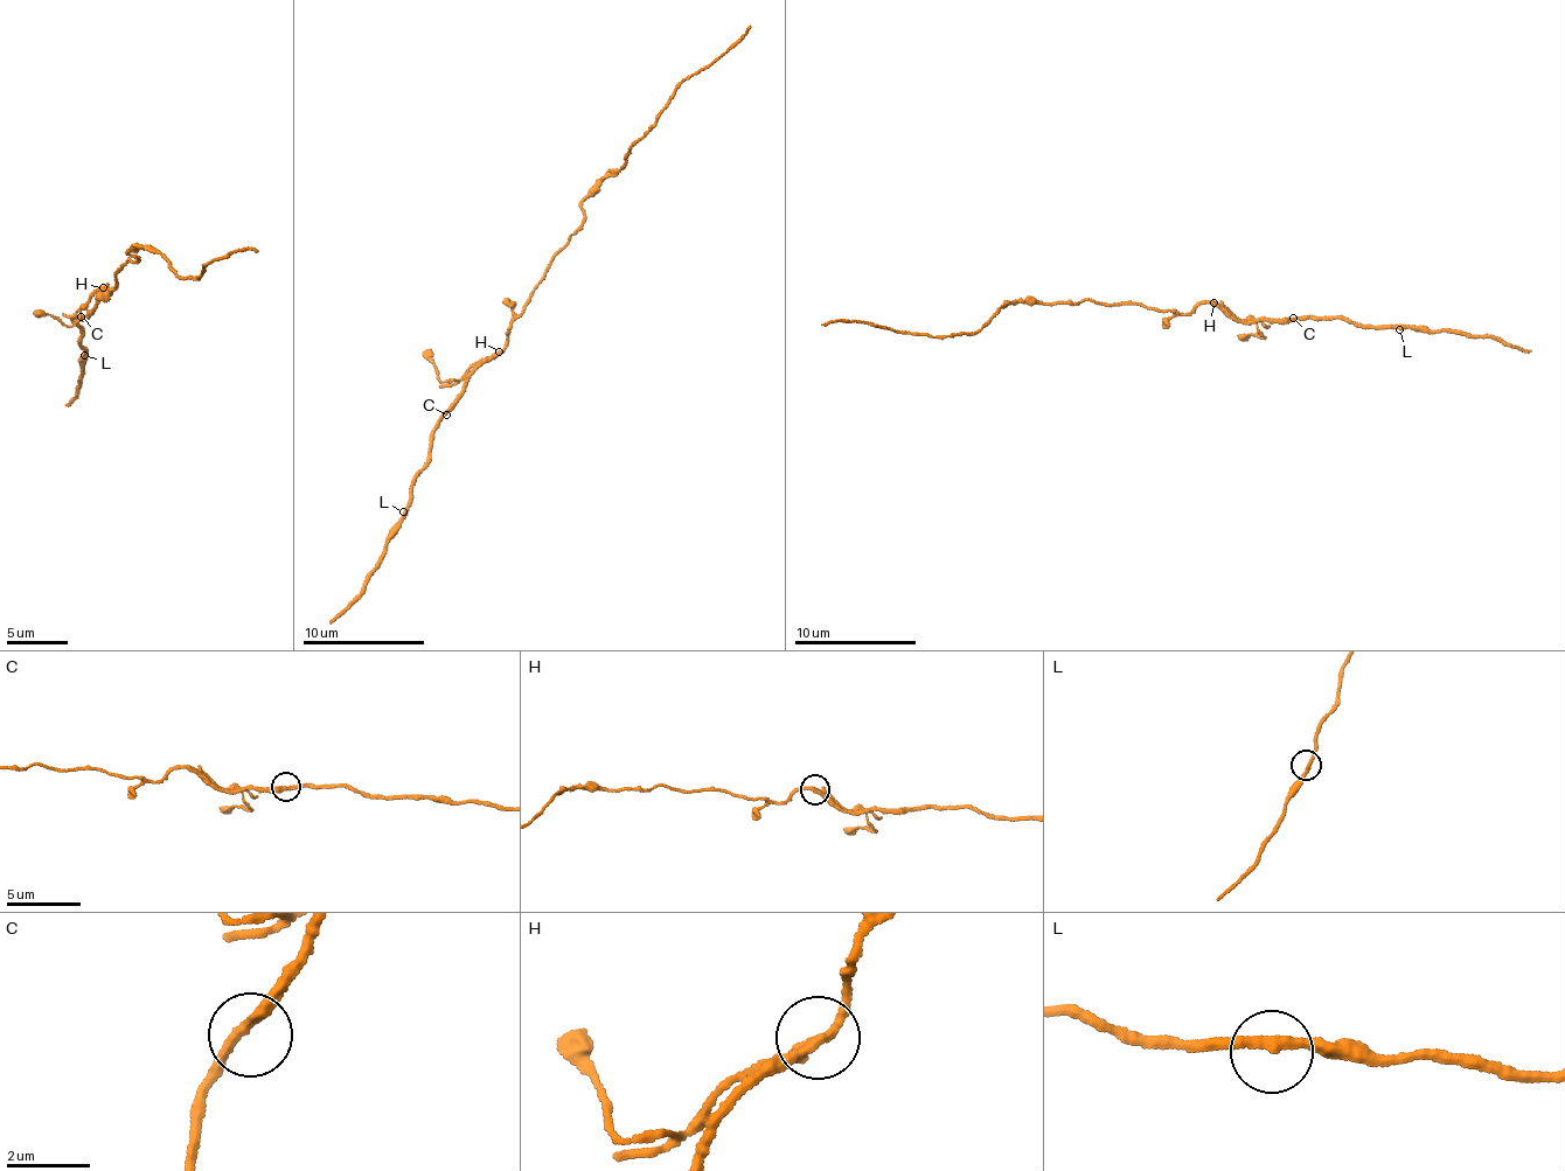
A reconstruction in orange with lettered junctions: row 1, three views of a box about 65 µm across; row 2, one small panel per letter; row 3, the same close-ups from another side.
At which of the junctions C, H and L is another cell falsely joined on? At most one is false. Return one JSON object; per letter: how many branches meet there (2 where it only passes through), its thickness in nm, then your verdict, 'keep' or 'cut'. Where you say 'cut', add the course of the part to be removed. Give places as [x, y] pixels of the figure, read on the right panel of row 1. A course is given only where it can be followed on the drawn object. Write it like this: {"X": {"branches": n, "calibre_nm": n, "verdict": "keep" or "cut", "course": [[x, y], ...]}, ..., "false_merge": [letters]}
{"C": {"branches": 2, "calibre_nm": 280, "verdict": "keep"}, "H": {"branches": 2, "calibre_nm": 280, "verdict": "cut", "course": [[1215, 304], [1203, 302], [1187, 313], [1139, 304], [1008, 300], [973, 333], [947, 337], [846, 319], [821, 326]]}, "L": {"branches": 2, "calibre_nm": 240, "verdict": "keep"}, "false_merge": ["H"]}

